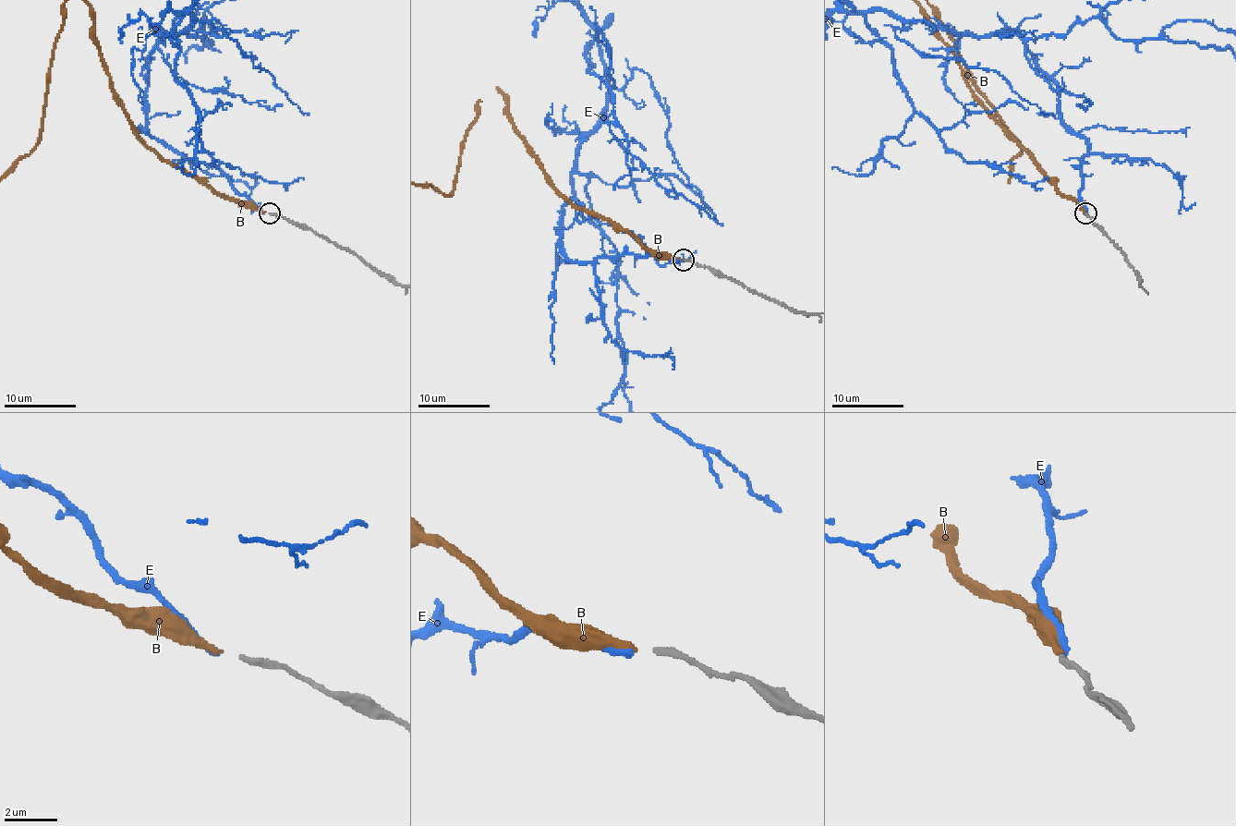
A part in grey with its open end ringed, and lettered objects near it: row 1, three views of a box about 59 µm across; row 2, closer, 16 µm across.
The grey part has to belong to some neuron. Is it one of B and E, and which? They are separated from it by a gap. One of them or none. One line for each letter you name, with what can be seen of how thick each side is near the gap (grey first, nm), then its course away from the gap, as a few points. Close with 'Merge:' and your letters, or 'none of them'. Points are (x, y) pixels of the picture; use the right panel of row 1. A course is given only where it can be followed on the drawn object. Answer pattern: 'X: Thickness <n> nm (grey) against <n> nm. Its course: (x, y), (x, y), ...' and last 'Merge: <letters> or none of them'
E: Thickness 220 nm (grey) against 240 nm
Merge: E

